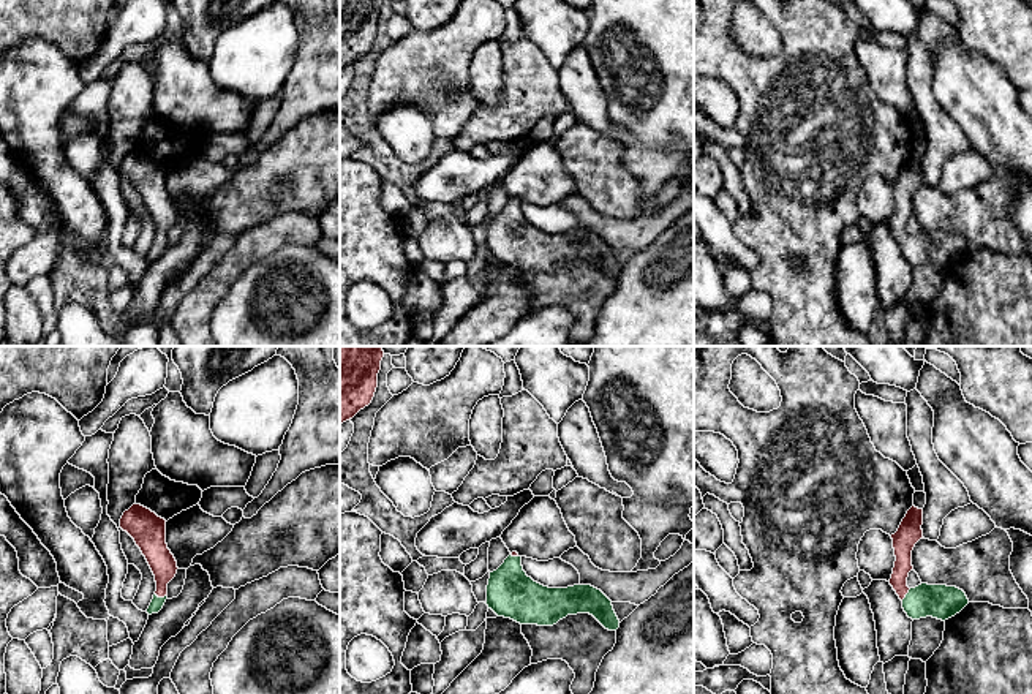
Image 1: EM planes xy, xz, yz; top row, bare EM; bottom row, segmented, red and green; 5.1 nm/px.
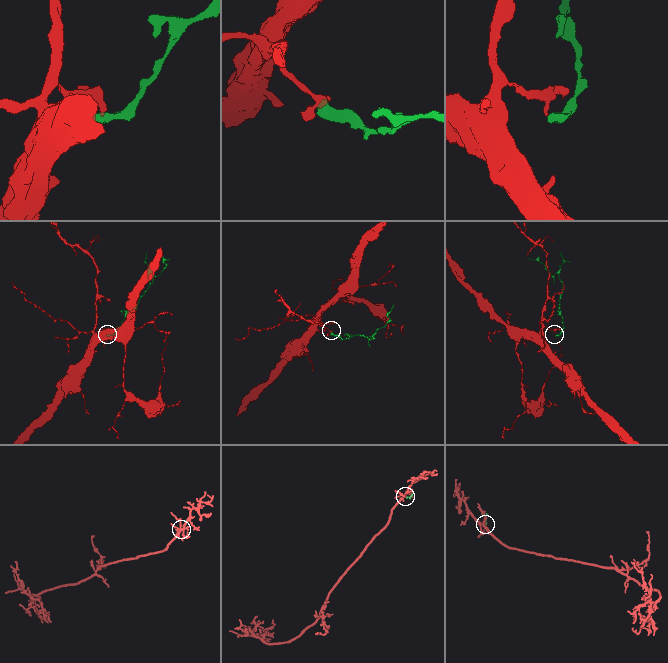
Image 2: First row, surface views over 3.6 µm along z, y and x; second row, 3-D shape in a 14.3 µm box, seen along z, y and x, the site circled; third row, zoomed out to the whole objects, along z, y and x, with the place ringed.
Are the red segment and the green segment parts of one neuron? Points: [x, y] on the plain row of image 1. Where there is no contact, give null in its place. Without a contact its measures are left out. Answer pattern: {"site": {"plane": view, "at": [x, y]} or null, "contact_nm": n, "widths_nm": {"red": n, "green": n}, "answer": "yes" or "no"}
{"site": {"plane": "xy", "at": [161, 242]}, "contact_nm": 70, "widths_nm": {"red": 140, "green": 70}, "answer": "yes"}

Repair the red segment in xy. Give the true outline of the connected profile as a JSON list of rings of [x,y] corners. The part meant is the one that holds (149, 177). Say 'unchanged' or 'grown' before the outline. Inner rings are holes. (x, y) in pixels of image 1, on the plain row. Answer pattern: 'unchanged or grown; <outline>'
grown; [[[133,150],[123,158],[120,174],[134,185],[155,221],[156,237],[147,259],[158,259],[168,245],[168,229],[179,215],[166,190],[166,166],[141,150]]]

